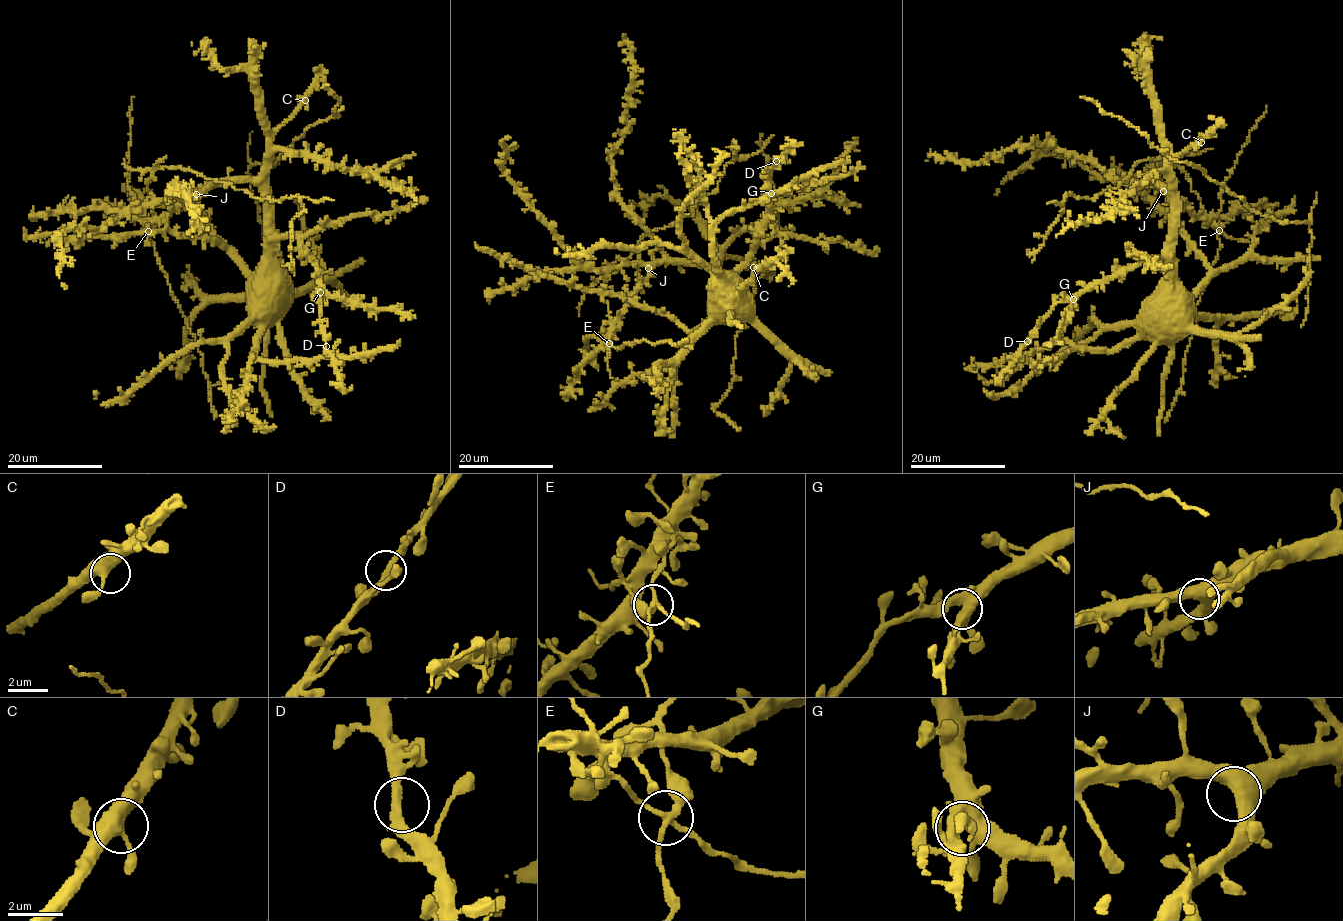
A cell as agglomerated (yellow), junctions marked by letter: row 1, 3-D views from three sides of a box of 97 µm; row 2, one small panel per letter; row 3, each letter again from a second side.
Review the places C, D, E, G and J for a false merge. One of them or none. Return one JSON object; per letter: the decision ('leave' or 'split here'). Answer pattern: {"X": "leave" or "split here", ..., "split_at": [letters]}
{"C": "leave", "D": "leave", "E": "split here", "G": "leave", "J": "leave", "split_at": ["E"]}

